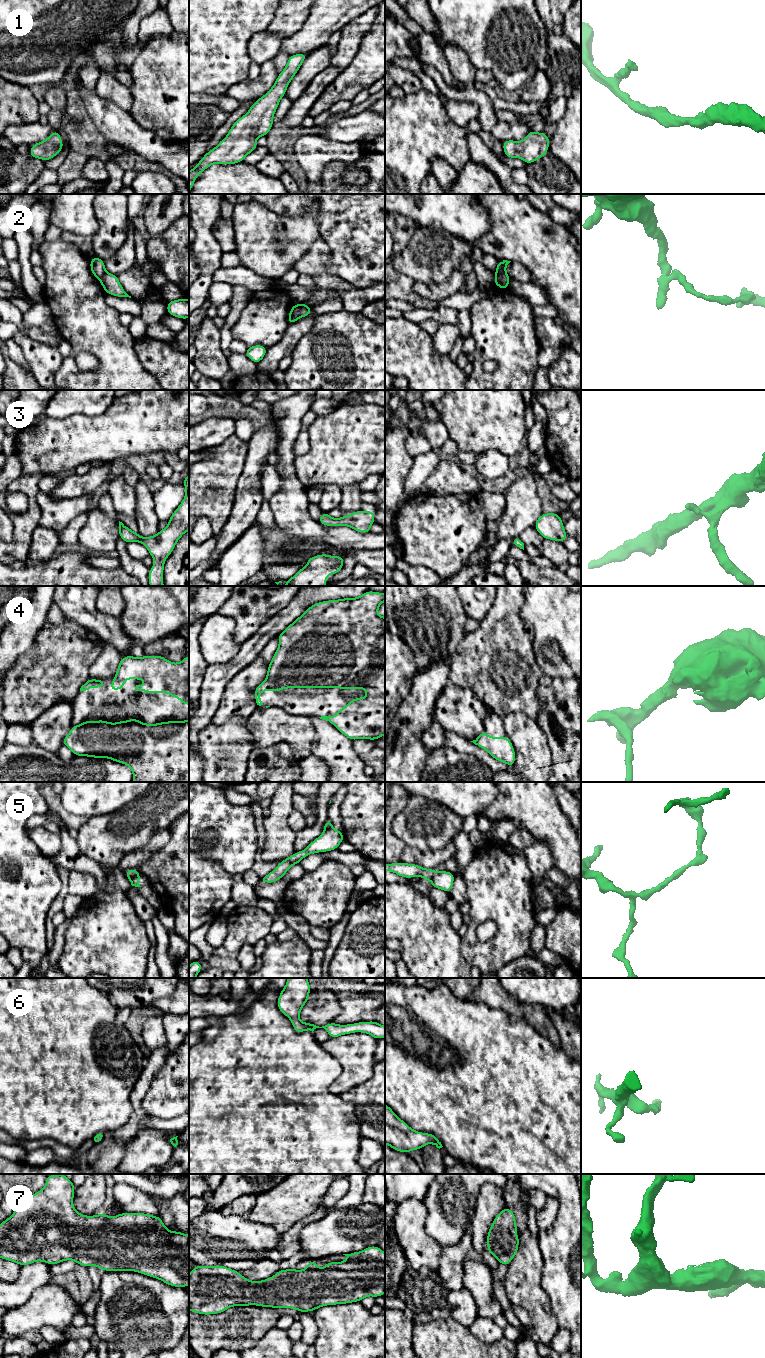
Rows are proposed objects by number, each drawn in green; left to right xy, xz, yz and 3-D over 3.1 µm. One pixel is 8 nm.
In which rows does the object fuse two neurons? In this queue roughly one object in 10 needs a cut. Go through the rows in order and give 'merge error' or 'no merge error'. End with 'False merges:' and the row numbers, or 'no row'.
1: no merge error
2: merge error
3: no merge error
4: no merge error
5: merge error
6: no merge error
7: no merge error
False merges: 2, 5

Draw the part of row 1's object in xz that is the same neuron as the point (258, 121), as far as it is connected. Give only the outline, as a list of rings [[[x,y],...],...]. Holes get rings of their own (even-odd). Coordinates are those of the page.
[[[303,53],[290,55],[286,67],[278,75],[272,88],[233,124],[227,137],[208,151],[197,166],[189,171],[189,193],[194,180],[209,166],[214,163],[237,164],[257,148],[256,139],[269,133],[279,101],[285,96],[289,83],[307,56],[308,54]]]

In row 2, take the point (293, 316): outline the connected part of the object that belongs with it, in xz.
[[[294,304],[288,315],[288,324],[291,325],[299,319],[298,304]]]

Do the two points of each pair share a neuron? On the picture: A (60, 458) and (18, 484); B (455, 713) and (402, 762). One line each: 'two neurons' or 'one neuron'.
A: two neurons
B: two neurons

